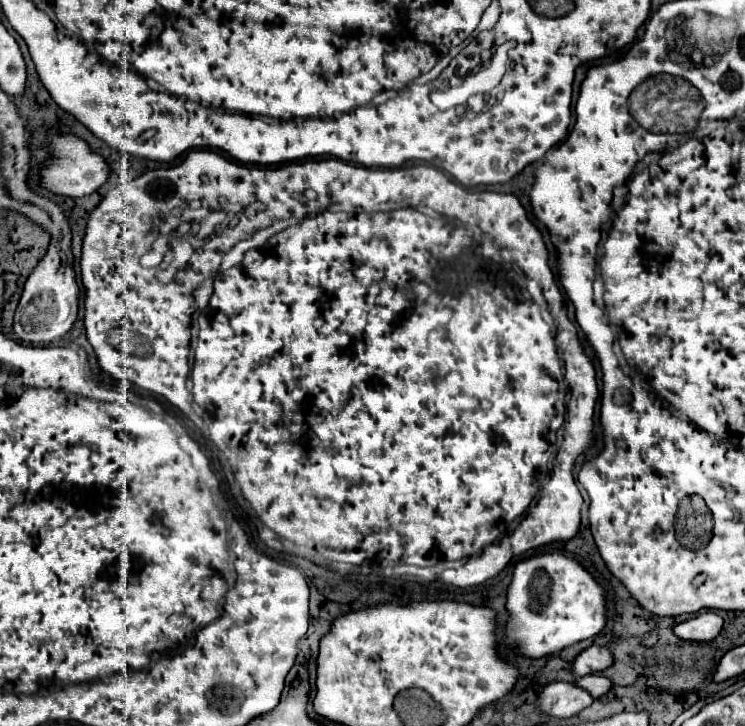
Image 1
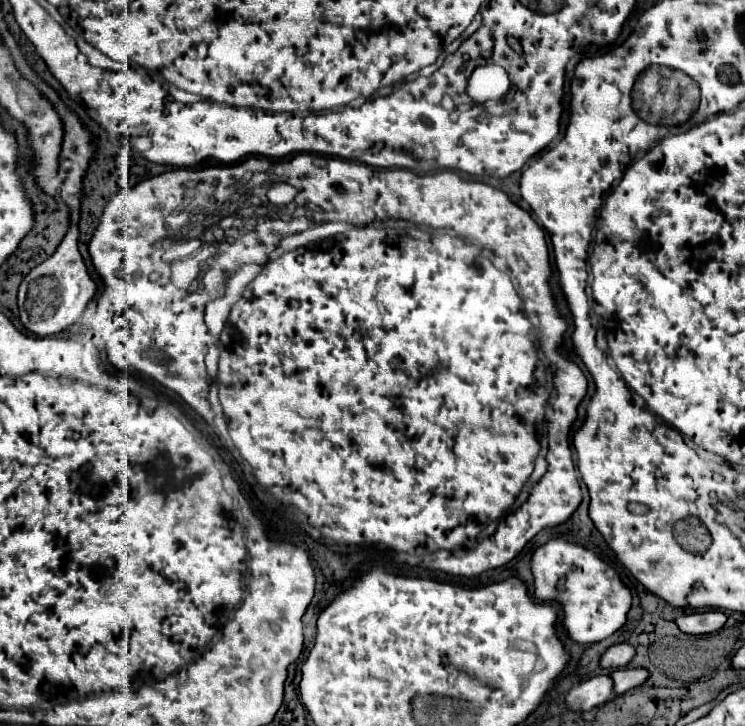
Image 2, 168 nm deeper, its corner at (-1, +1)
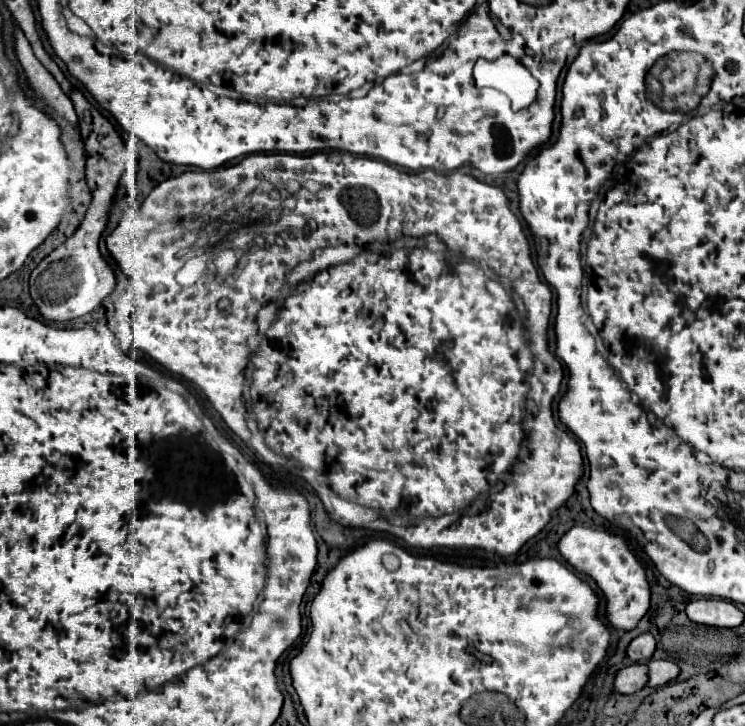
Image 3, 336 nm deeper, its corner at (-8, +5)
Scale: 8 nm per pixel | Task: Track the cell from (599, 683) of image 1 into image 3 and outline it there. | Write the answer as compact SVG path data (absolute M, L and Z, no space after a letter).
M648 660L648 684L650 688L664 686L672 682L680 672L680 666L676 662L668 660Z

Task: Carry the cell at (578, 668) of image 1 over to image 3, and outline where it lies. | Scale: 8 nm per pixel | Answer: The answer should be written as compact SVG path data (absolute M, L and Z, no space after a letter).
M640 634L638 638L634 638L628 648L626 648L626 656L632 660L632 662L646 662L650 660L652 652L656 648L656 640L652 634Z

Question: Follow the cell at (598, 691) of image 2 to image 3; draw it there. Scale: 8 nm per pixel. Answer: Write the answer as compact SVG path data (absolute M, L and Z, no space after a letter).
M630 664L614 676L614 692L634 694L646 686L646 664Z

